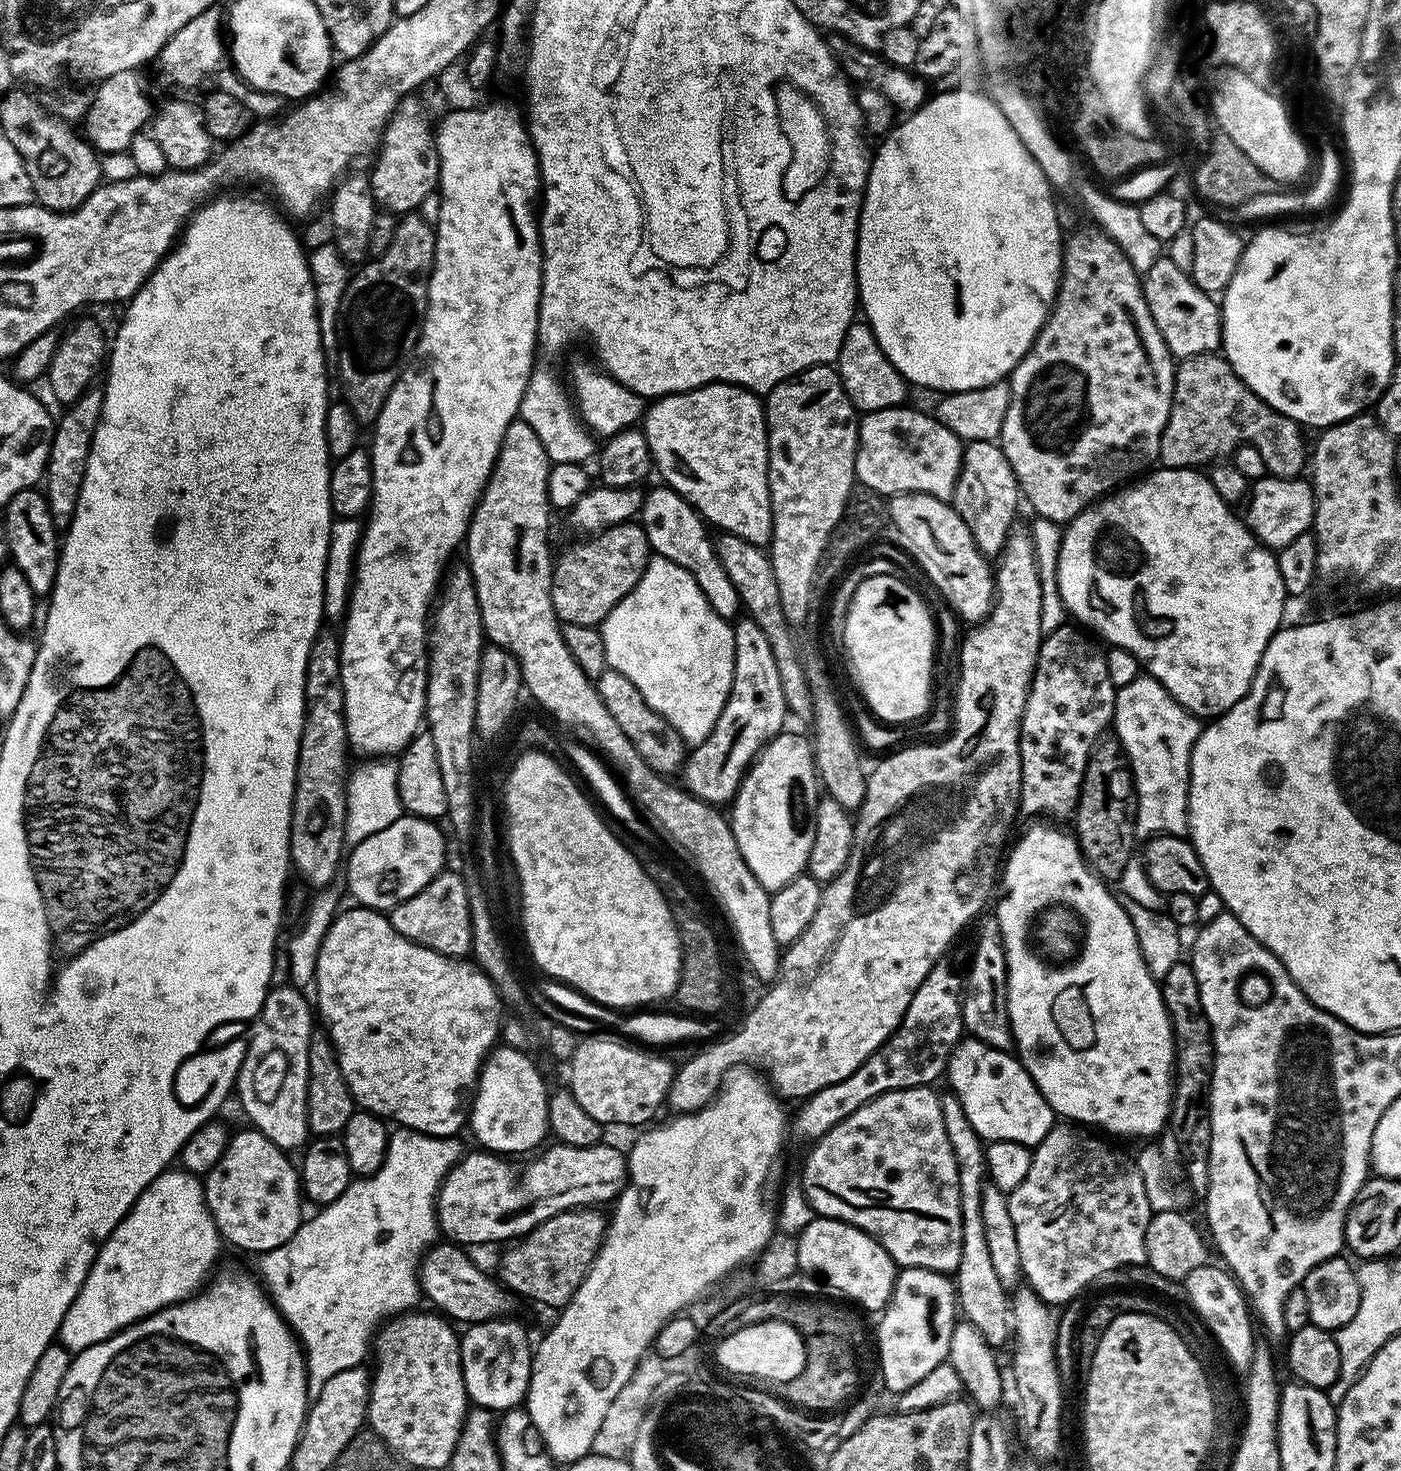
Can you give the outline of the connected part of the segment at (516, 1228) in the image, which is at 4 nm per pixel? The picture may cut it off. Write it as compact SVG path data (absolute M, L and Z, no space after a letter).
M553 1143L523 1170L517 1182L515 1170L504 1161L507 1159L487 1150L465 1153L437 1191L439 1231L460 1246L510 1242L559 1213L613 1201L627 1184L628 1161L622 1150L606 1143L582 1148Z

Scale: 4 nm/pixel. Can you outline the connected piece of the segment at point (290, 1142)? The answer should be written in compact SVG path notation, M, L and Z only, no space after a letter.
M284 982L281 988L277 986L269 987L268 997L260 1005L260 1015L256 1017L254 1023L251 1025L252 1036L247 1037L248 1049L244 1055L244 1061L240 1067L240 1072L236 1075L236 1082L234 1085L235 1095L240 1095L240 1104L244 1107L246 1115L252 1119L251 1127L257 1132L261 1132L266 1138L270 1138L270 1142L274 1142L279 1148L285 1150L291 1150L291 1148L299 1149L301 1145L309 1139L310 1133L308 1131L308 1115L306 1114L306 1094L308 1093L308 1047L312 1041L314 1035L314 1029L312 1029L312 1016L314 1020L314 1008L308 1000L304 997L305 993L301 989L293 986L291 983Z

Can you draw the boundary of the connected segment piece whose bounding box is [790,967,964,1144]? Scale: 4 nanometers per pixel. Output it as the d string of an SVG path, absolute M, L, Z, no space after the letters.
M939 967L932 968L923 980L922 986L915 992L910 1006L907 1007L903 1022L893 1032L891 1039L871 1055L854 1074L808 1097L799 1107L801 1109L793 1124L791 1121L791 1135L793 1132L796 1139L815 1143L834 1125L860 1109L866 1101L894 1089L931 1085L934 1083L932 1081L945 1073L948 1057L964 1034L960 995L962 984L961 981L940 977L940 971Z

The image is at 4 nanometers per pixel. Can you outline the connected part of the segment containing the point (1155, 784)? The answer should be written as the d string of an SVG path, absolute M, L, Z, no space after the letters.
M1163 699L1138 701L1136 732L1119 733L1118 736L1136 782L1138 832L1144 838L1187 833L1190 758L1202 731L1201 721L1187 712L1177 700Z

